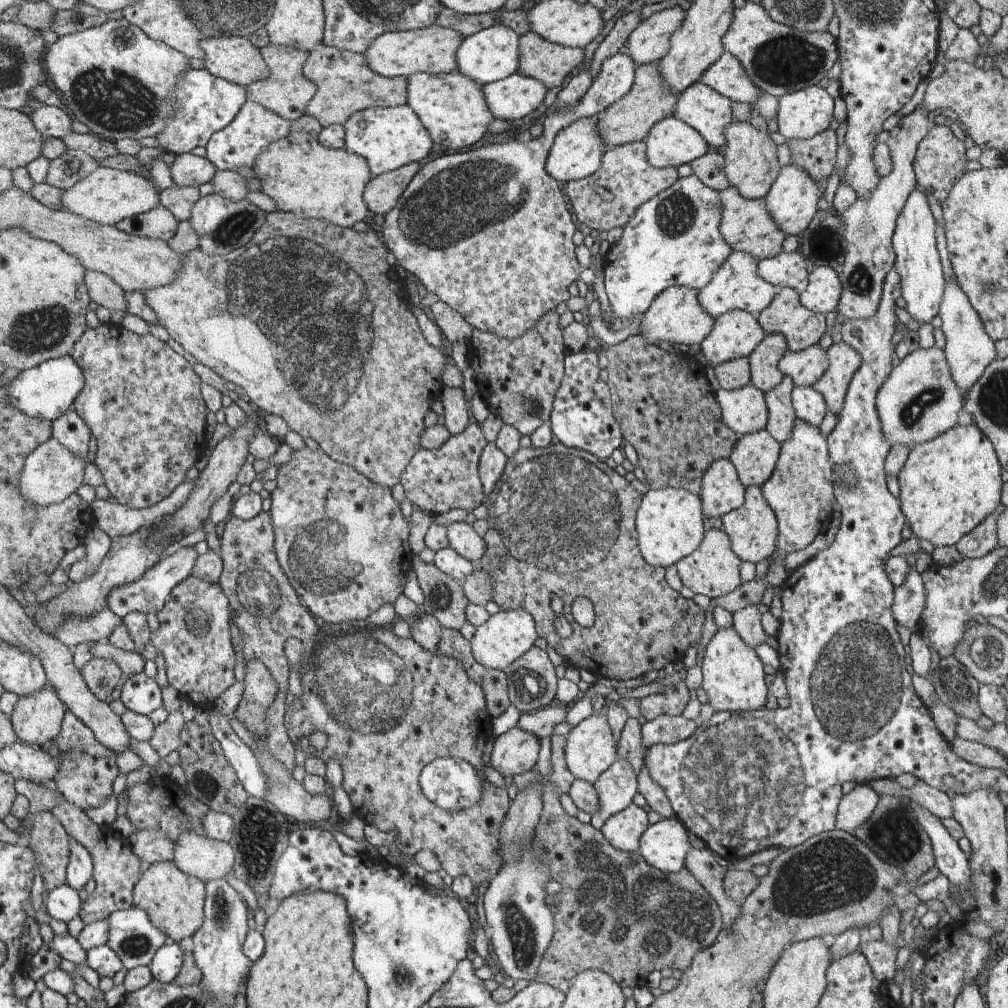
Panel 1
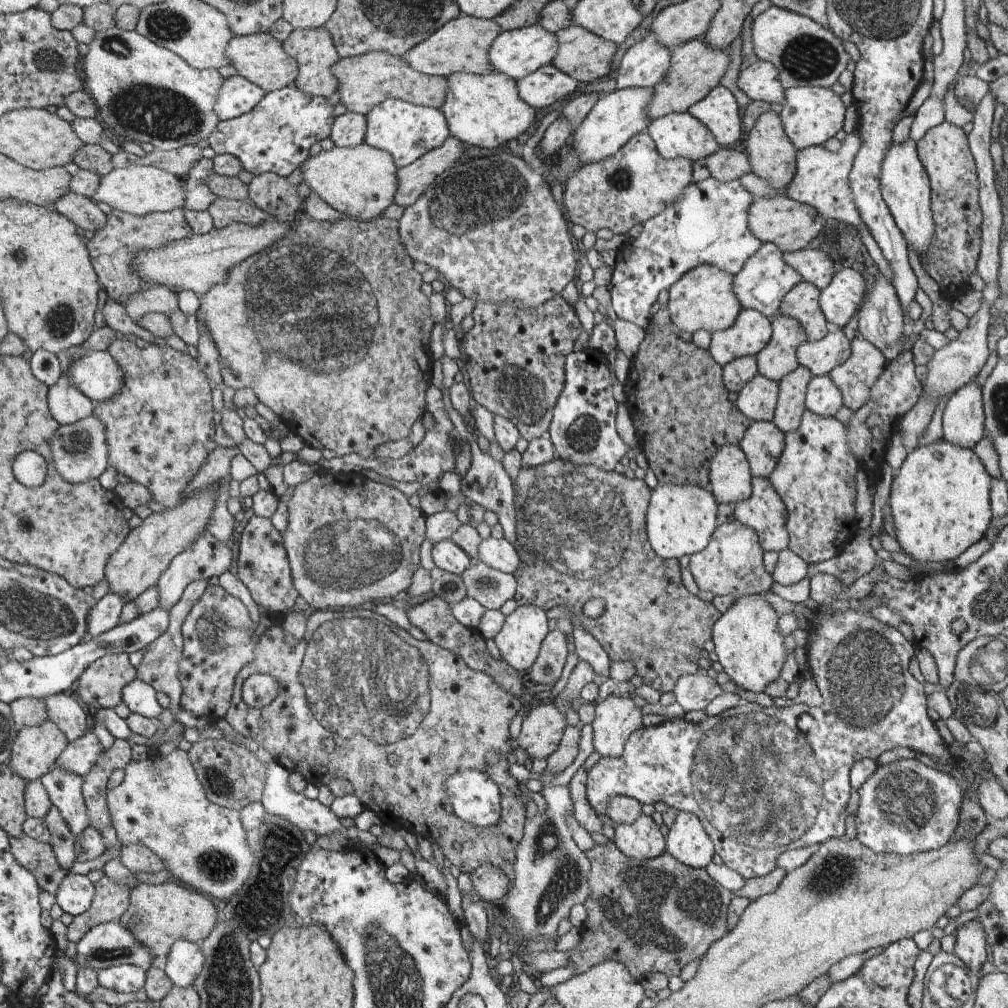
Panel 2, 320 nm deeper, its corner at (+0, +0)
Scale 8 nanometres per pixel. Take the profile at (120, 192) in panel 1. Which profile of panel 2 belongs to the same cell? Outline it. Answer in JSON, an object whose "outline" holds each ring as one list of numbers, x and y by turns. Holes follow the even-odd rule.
{"outline":[[151,164,113,168,100,177,97,188,91,198,93,202,105,202,112,209,139,216,173,208,182,209,186,202,186,192,183,192,175,175]]}

